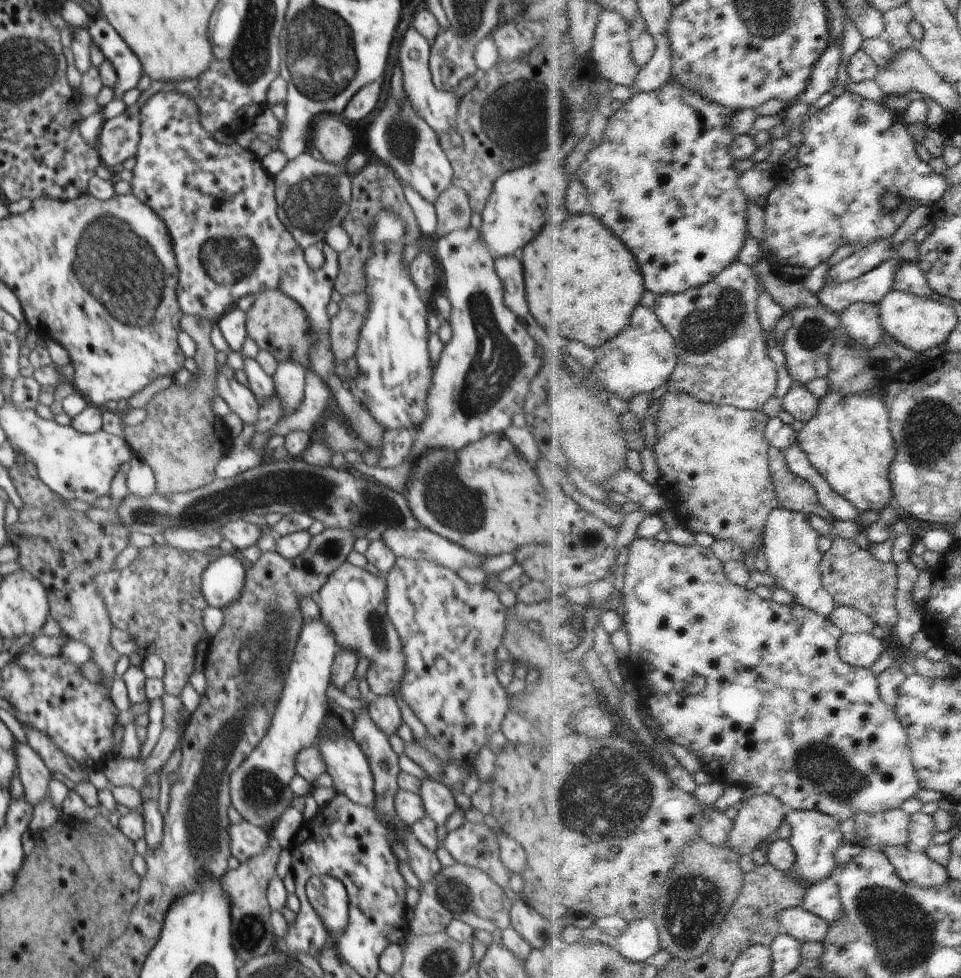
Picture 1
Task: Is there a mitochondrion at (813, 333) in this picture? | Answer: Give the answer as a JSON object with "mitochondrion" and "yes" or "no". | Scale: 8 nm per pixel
{"mitochondrion":"yes"}

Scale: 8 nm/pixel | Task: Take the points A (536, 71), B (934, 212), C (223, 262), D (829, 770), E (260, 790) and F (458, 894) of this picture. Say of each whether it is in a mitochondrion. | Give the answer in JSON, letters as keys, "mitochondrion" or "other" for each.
{"A":"other","B":"other","C":"mitochondrion","D":"mitochondrion","E":"mitochondrion","F":"mitochondrion"}

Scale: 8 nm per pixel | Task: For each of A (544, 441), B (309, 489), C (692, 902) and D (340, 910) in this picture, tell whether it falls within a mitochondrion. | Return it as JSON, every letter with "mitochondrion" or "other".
{"A":"other","B":"mitochondrion","C":"mitochondrion","D":"other"}

